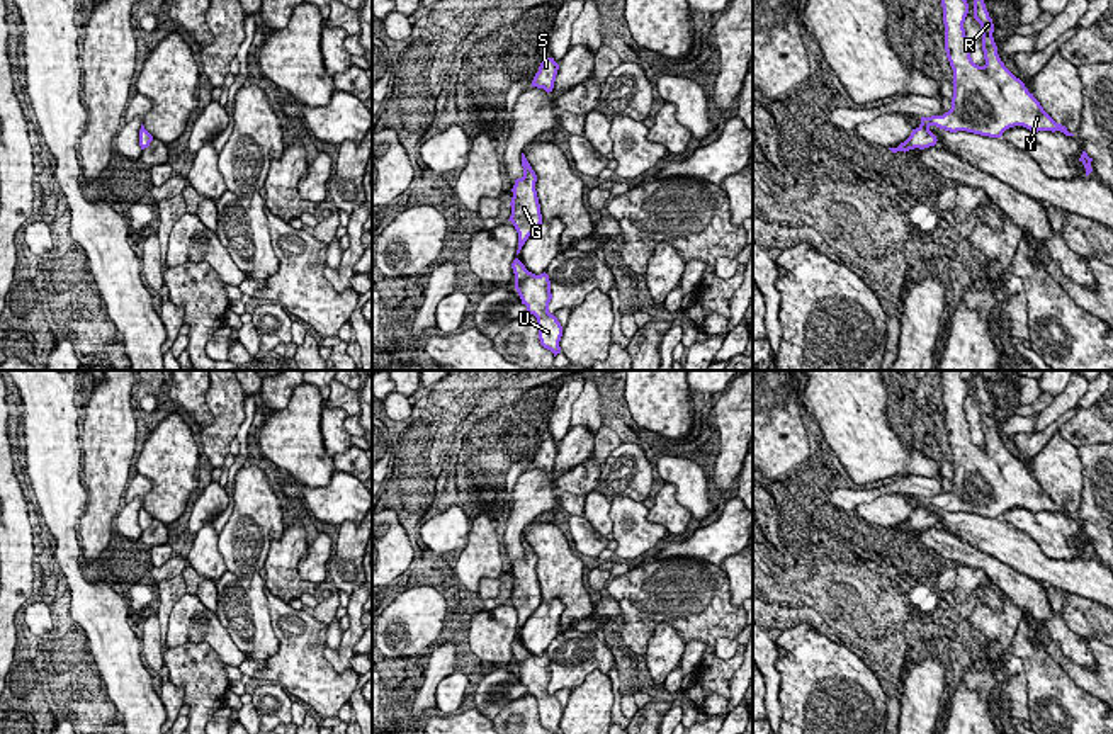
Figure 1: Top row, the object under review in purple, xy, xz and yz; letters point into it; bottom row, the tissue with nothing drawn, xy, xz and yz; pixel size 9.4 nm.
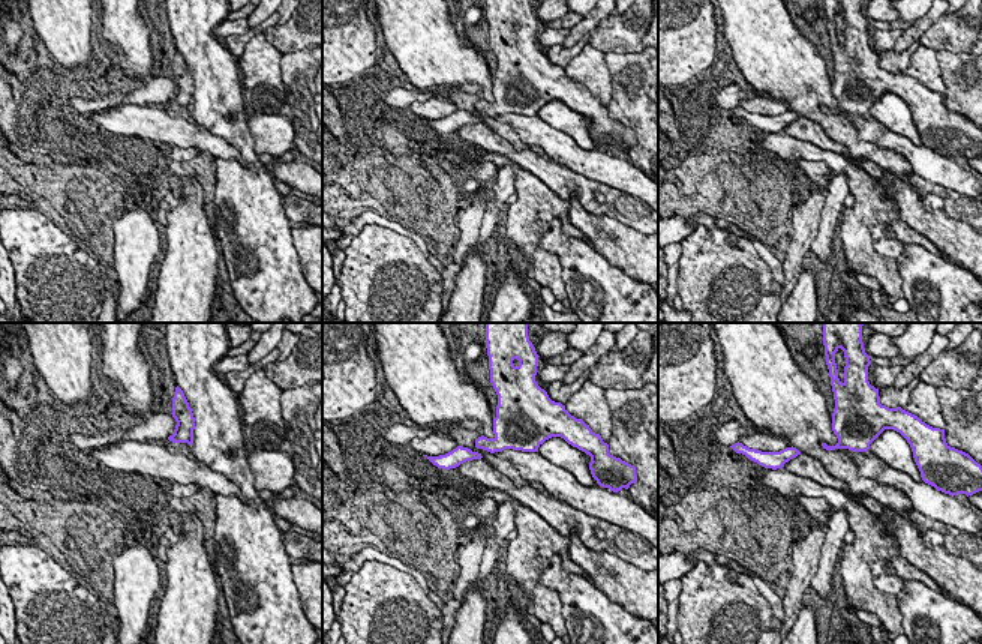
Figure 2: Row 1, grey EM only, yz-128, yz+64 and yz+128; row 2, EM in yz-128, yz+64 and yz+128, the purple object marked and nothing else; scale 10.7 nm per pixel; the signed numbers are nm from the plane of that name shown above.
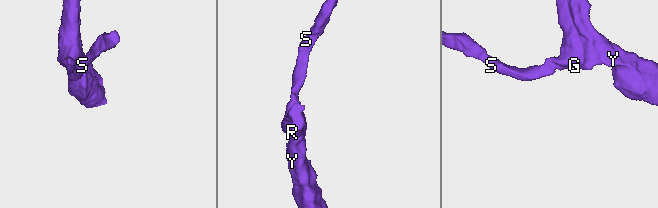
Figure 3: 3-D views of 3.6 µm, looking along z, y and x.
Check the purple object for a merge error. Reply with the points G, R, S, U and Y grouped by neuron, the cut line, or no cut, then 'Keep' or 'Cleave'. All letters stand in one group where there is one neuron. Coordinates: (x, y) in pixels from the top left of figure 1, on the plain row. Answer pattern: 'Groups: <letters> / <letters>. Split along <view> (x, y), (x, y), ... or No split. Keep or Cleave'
Groups: G R S U Y. No split. Keep

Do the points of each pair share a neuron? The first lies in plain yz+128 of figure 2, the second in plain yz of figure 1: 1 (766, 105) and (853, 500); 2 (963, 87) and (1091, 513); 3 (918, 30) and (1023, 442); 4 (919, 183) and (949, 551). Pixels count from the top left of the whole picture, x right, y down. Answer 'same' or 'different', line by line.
1: different
2: same
3: different
4: same

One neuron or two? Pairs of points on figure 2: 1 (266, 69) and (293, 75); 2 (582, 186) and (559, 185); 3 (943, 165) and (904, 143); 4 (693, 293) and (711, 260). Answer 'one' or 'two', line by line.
1: two
2: one
3: one
4: one

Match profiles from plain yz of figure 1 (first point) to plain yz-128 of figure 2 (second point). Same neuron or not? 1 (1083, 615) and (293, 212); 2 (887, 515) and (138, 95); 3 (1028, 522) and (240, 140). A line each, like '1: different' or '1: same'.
1: same
2: different
3: different

